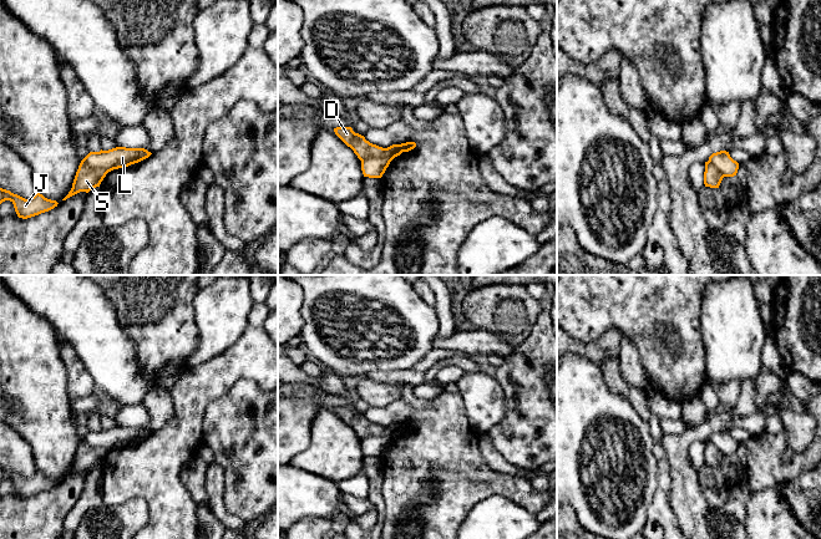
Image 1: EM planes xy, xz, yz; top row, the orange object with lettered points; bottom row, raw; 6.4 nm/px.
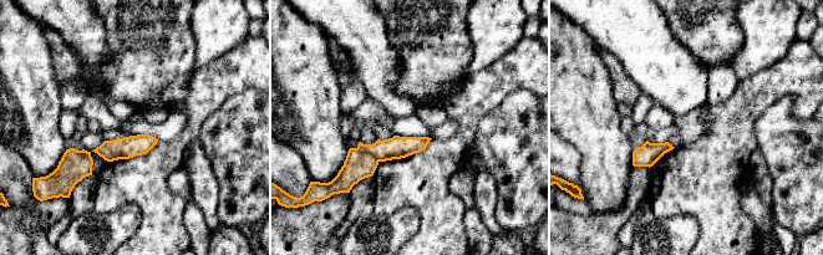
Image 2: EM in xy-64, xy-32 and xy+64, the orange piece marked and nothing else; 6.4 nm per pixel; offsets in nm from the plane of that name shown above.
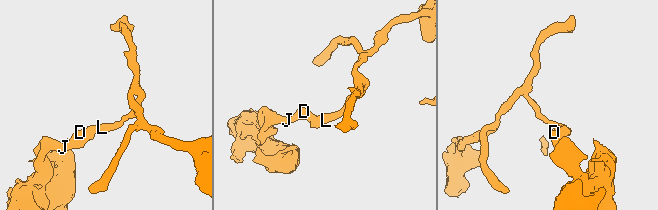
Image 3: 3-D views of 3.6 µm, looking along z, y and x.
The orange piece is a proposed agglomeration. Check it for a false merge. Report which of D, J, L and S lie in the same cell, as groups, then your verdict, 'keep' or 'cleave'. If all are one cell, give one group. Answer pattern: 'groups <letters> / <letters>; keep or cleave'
groups D J S / L; cleave

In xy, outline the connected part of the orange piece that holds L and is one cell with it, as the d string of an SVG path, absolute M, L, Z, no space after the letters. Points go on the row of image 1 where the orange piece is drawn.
M116 147L108 151L90 152L85 163L92 168L101 168L105 172L128 167L148 158L152 153L145 148Z

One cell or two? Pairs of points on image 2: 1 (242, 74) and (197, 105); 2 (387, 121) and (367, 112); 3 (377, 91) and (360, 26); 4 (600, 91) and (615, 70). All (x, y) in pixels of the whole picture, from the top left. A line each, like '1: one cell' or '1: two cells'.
1: one cell
2: one cell
3: one cell
4: two cells

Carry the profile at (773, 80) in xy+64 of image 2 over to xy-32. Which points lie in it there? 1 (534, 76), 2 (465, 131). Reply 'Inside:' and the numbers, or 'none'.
Inside: 1, 2

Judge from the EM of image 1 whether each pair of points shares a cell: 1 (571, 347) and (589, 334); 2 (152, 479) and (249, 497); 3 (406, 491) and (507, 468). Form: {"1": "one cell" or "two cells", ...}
{"1": "two cells", "2": "two cells", "3": "two cells"}

